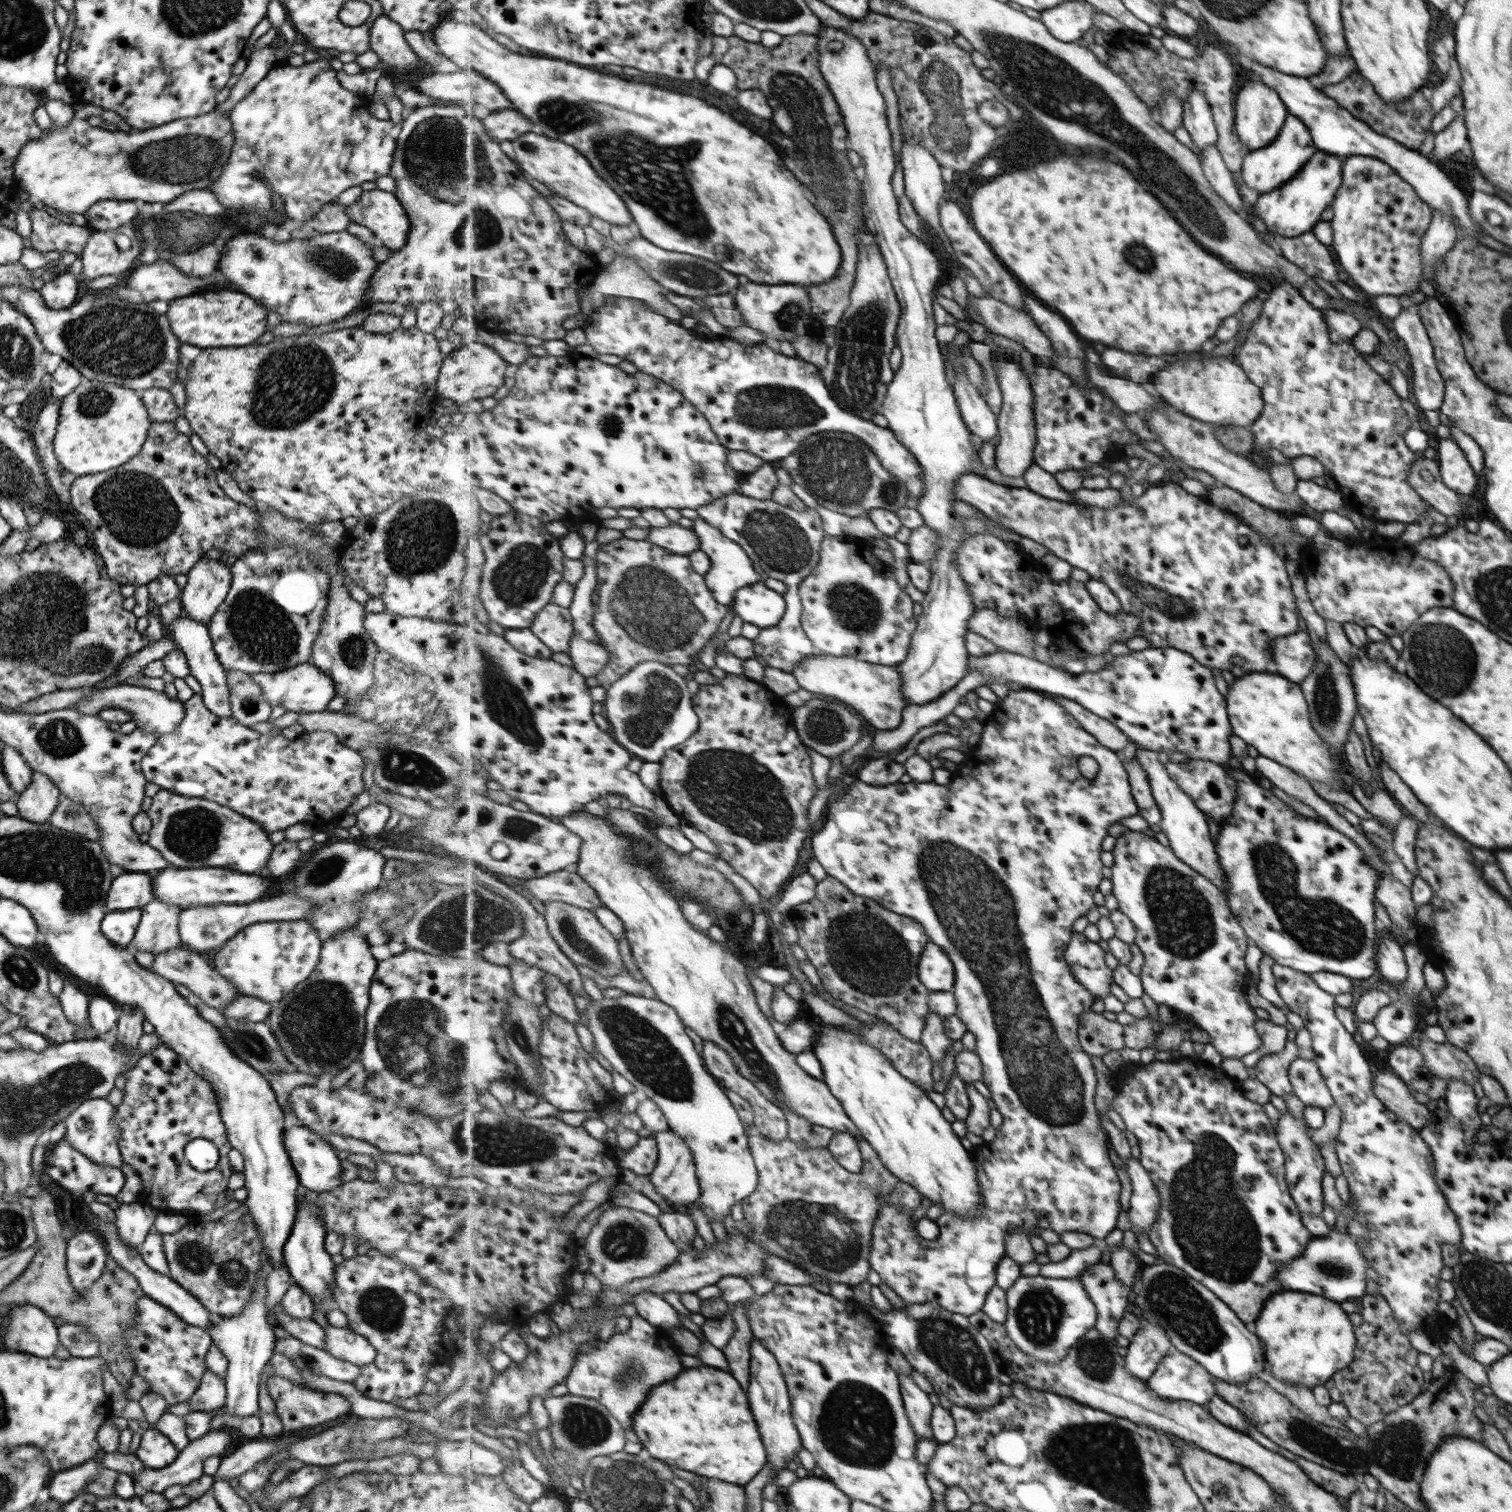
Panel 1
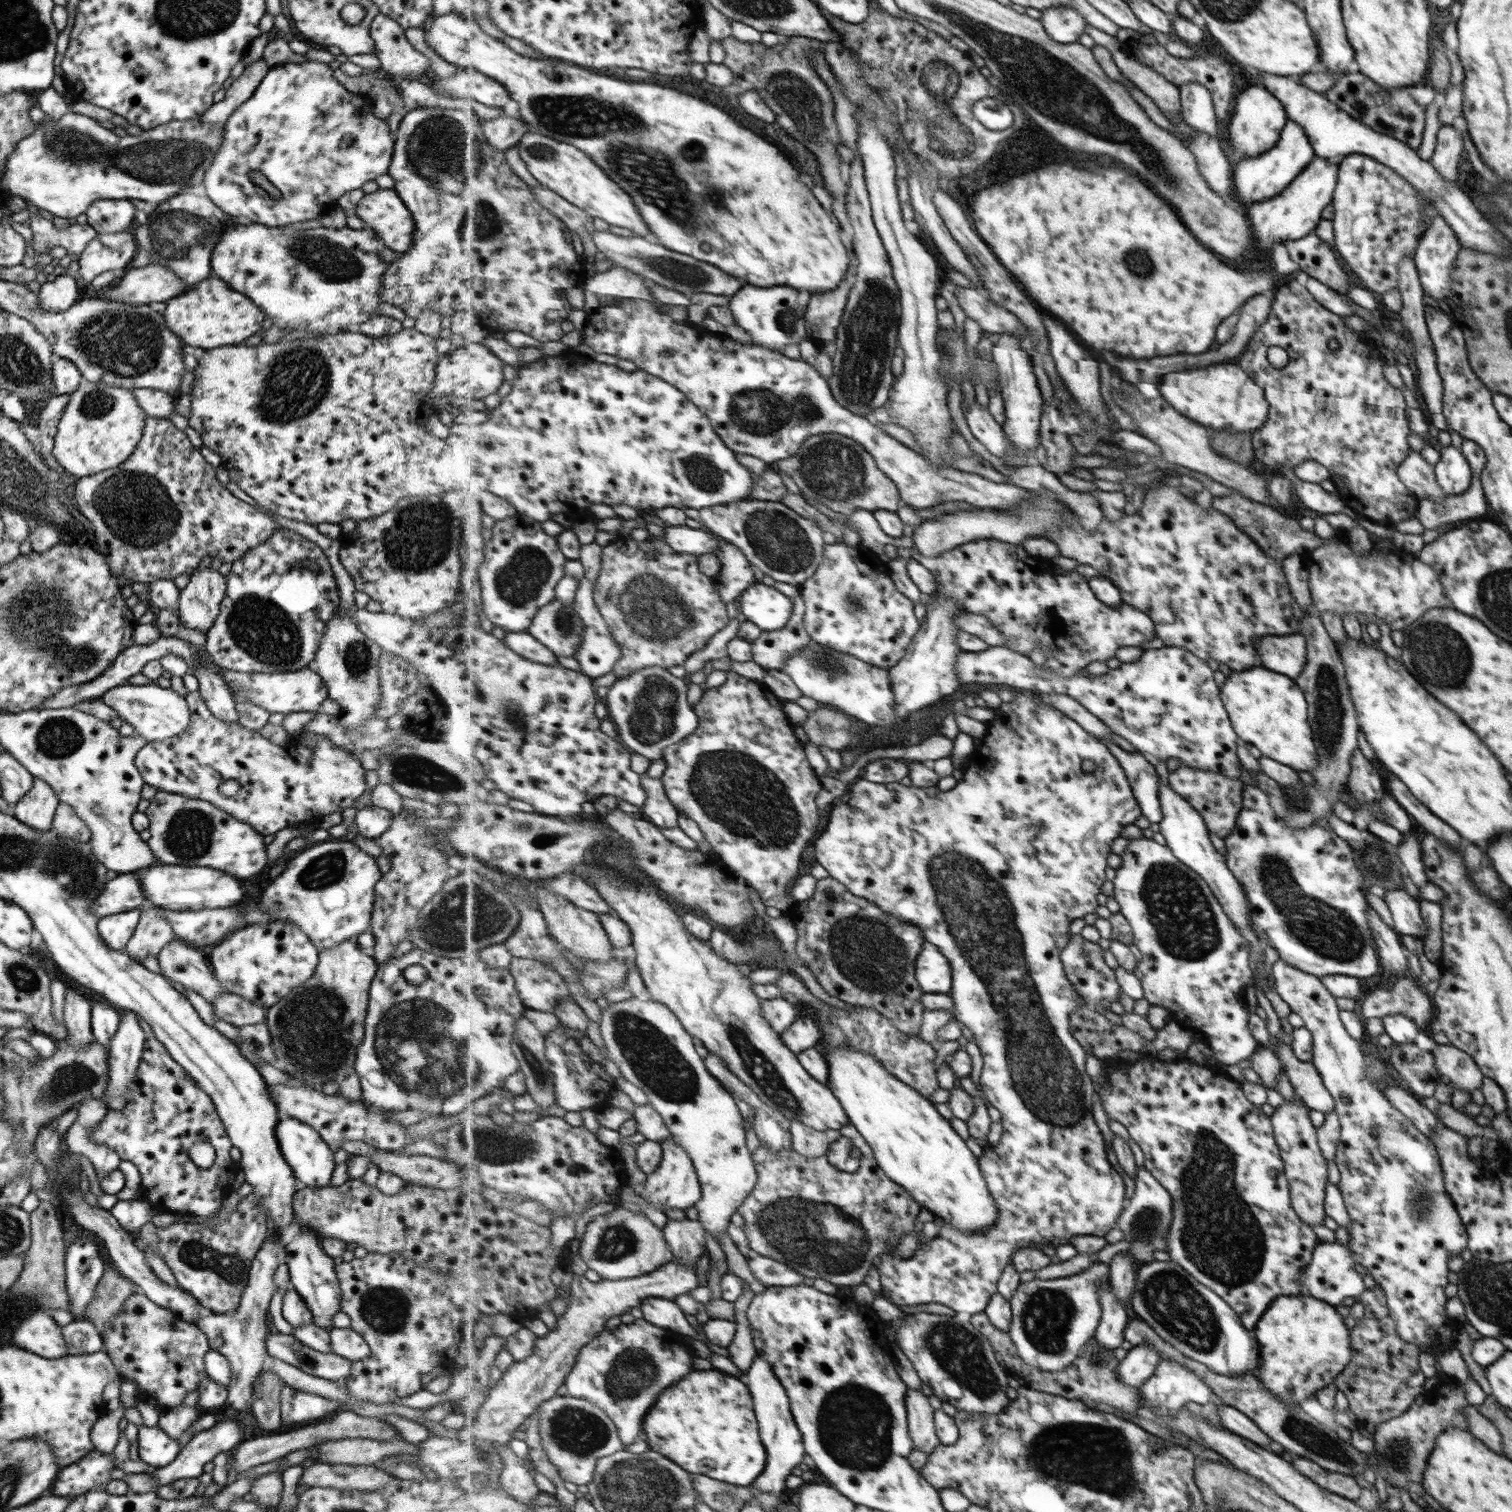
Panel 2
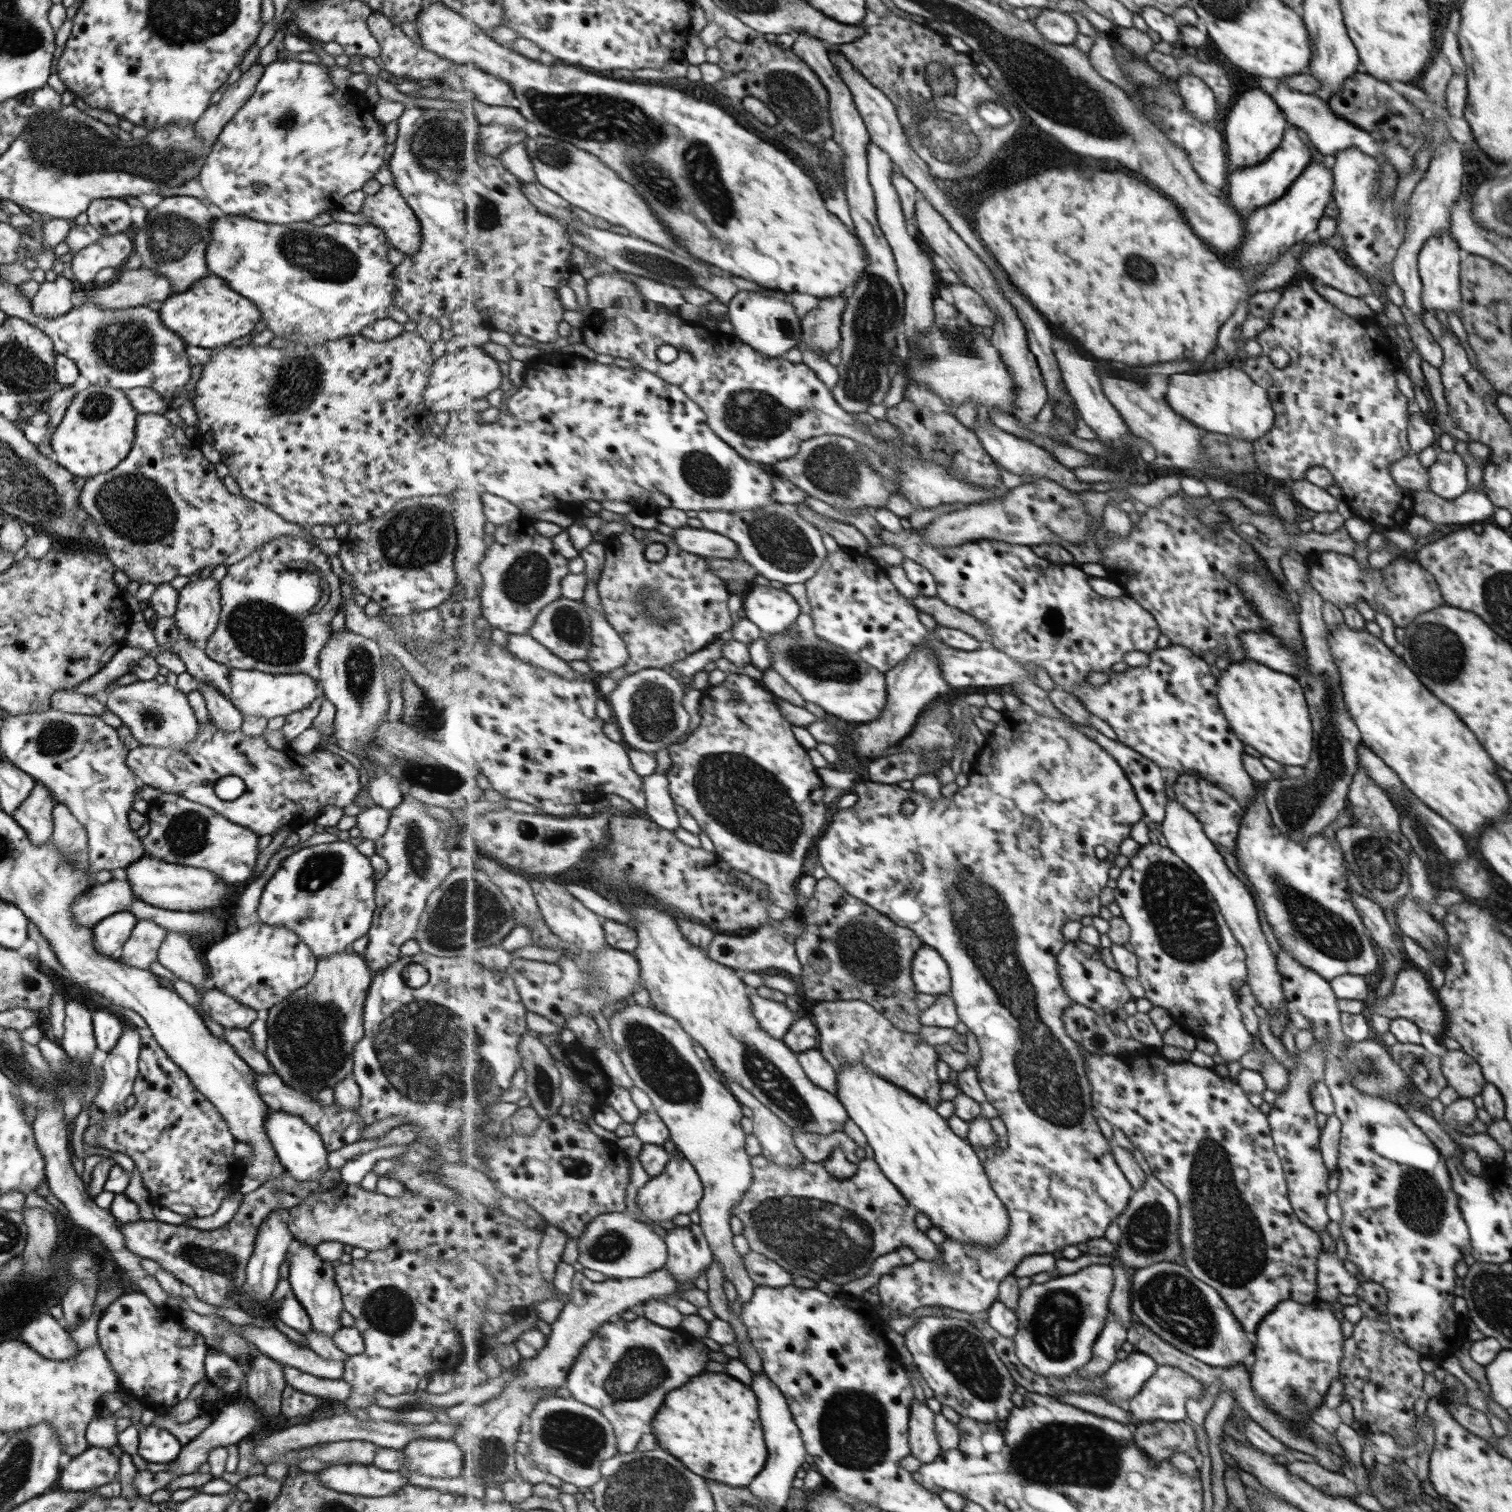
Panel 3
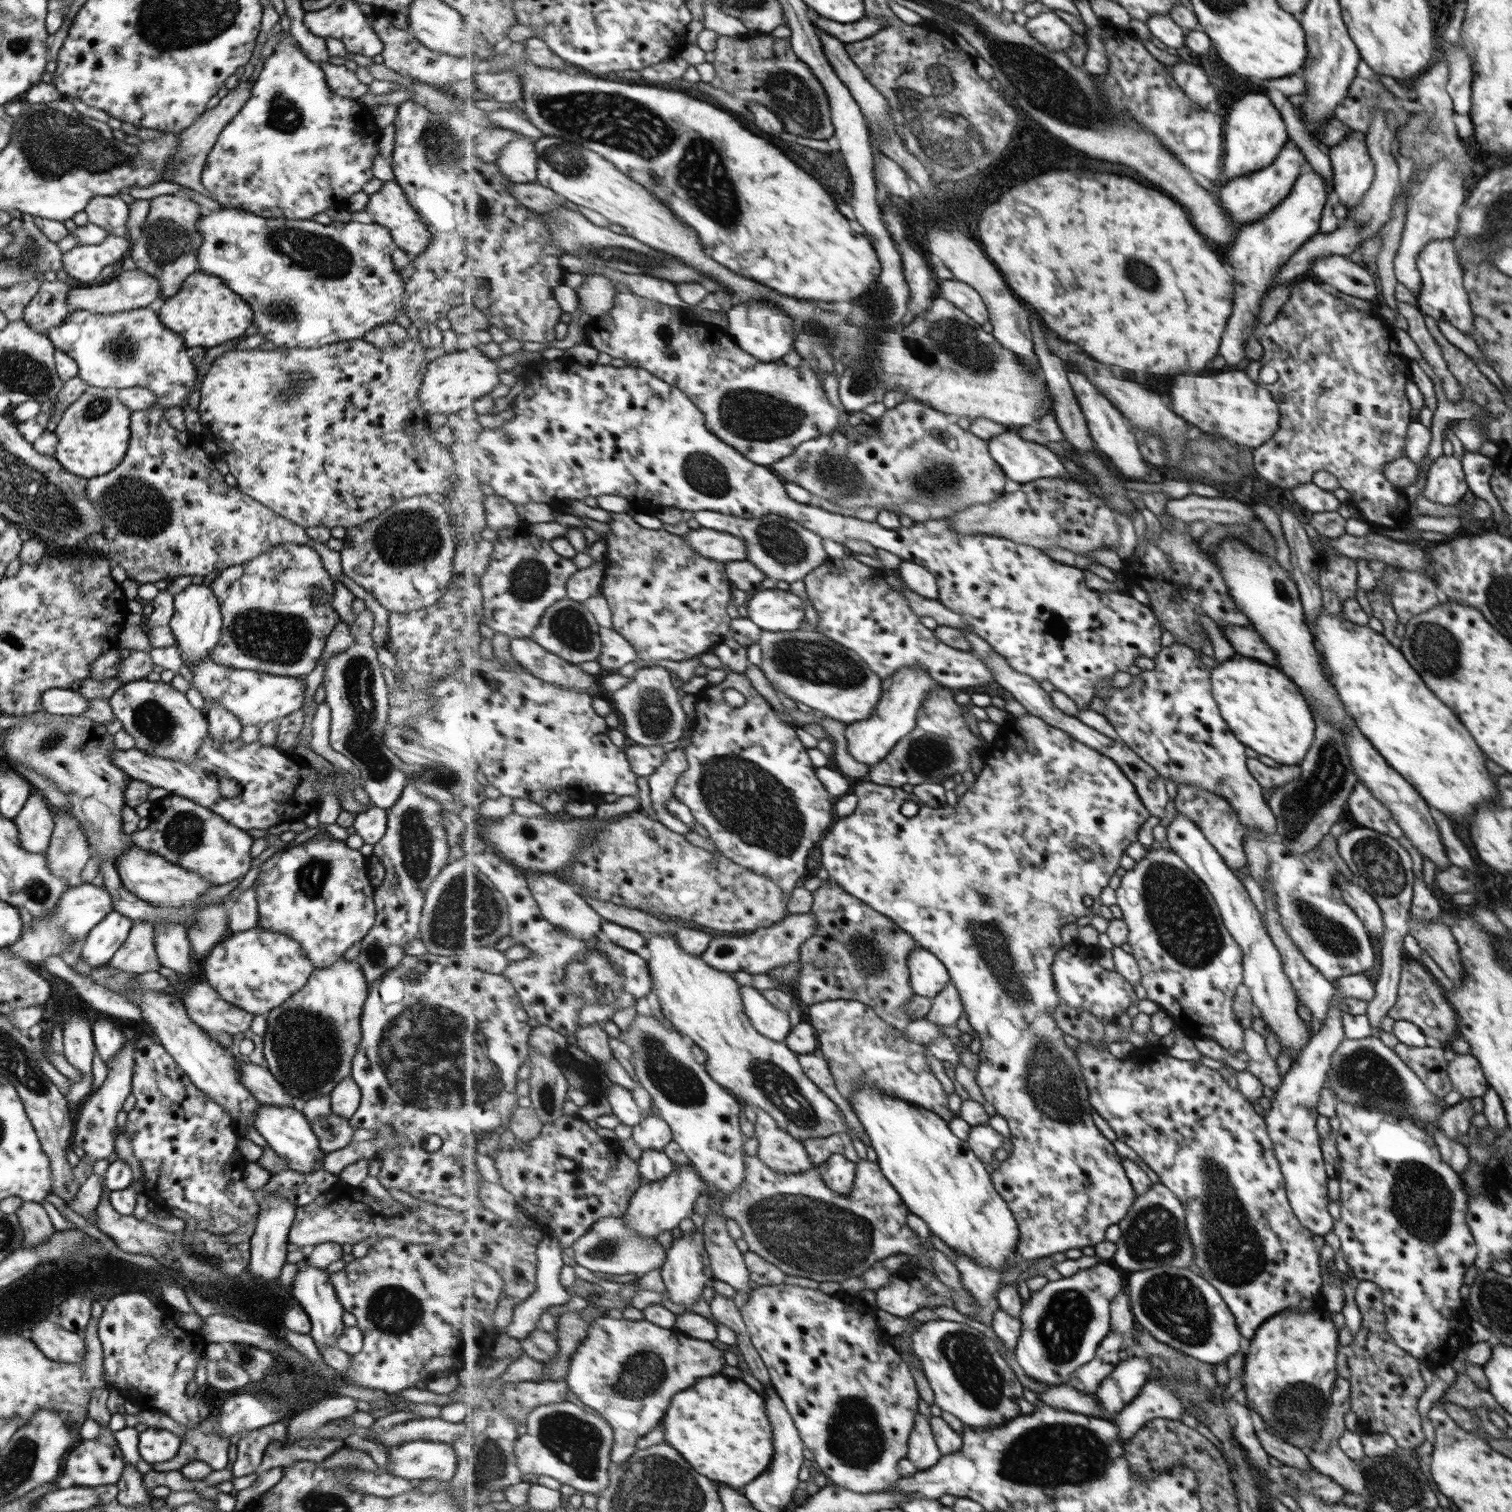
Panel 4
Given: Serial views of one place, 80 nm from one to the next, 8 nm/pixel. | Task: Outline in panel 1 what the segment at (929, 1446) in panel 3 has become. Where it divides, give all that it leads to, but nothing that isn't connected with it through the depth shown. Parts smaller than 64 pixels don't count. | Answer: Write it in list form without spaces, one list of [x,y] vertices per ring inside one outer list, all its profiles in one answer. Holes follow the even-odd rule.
[[[899,1375],[901,1381],[901,1390],[904,1395],[904,1403],[909,1420],[912,1421],[912,1427],[920,1440],[929,1439],[935,1441],[933,1436],[932,1416],[936,1401],[934,1397],[927,1392],[923,1392],[915,1380],[906,1375]]]

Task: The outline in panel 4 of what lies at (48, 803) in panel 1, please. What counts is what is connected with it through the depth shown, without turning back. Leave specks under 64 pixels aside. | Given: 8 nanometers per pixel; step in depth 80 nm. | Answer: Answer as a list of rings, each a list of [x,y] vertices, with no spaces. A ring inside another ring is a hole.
[[[33,787],[21,811],[12,822],[17,828],[17,842],[25,852],[45,852],[54,823],[50,806],[36,788]]]

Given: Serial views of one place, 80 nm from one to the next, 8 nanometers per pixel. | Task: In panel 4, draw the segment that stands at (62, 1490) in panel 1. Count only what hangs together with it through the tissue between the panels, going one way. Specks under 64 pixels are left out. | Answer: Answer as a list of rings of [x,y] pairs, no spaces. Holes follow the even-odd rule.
[[[103,1427],[101,1436],[95,1440],[82,1440],[69,1449],[61,1470],[72,1480],[72,1486],[94,1487],[115,1484],[123,1470],[124,1460],[120,1454],[113,1432]]]

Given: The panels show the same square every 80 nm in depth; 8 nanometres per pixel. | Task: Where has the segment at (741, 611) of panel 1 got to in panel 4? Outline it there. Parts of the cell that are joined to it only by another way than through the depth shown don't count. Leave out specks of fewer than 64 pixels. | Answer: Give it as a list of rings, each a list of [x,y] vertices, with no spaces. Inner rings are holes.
[[[756,589],[746,602],[748,617],[764,631],[796,631],[805,620],[805,602],[789,590]]]

